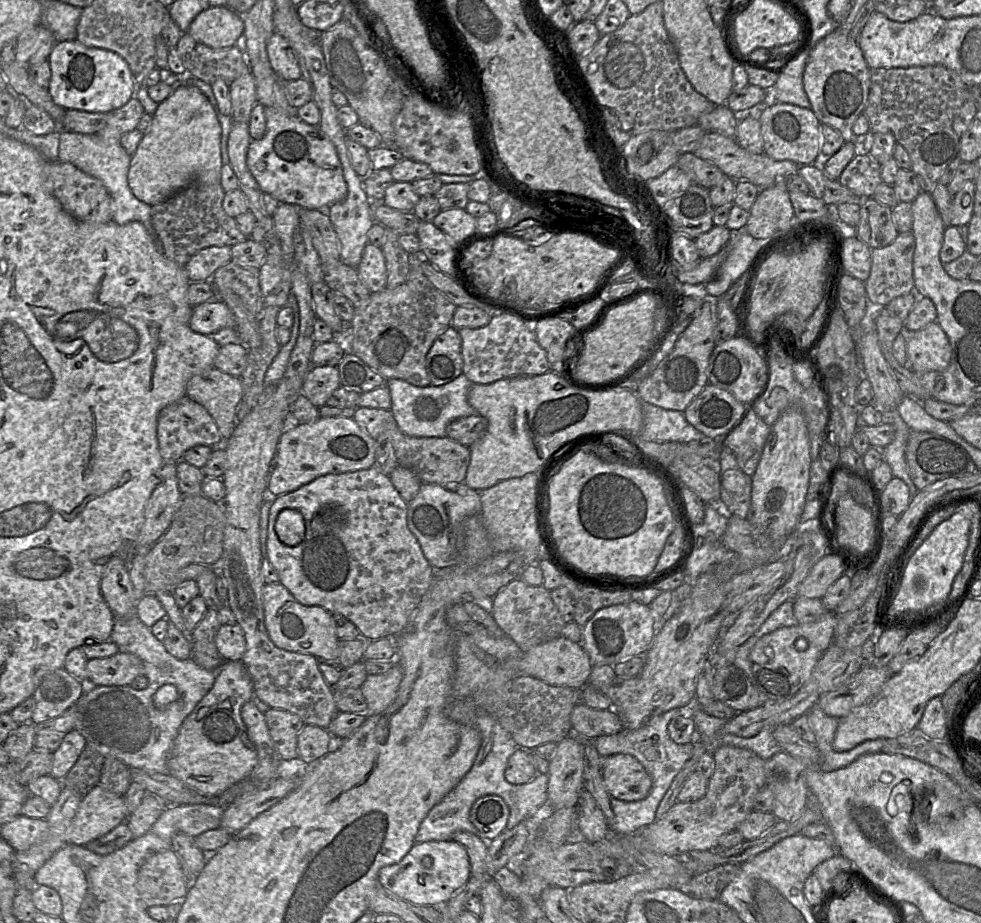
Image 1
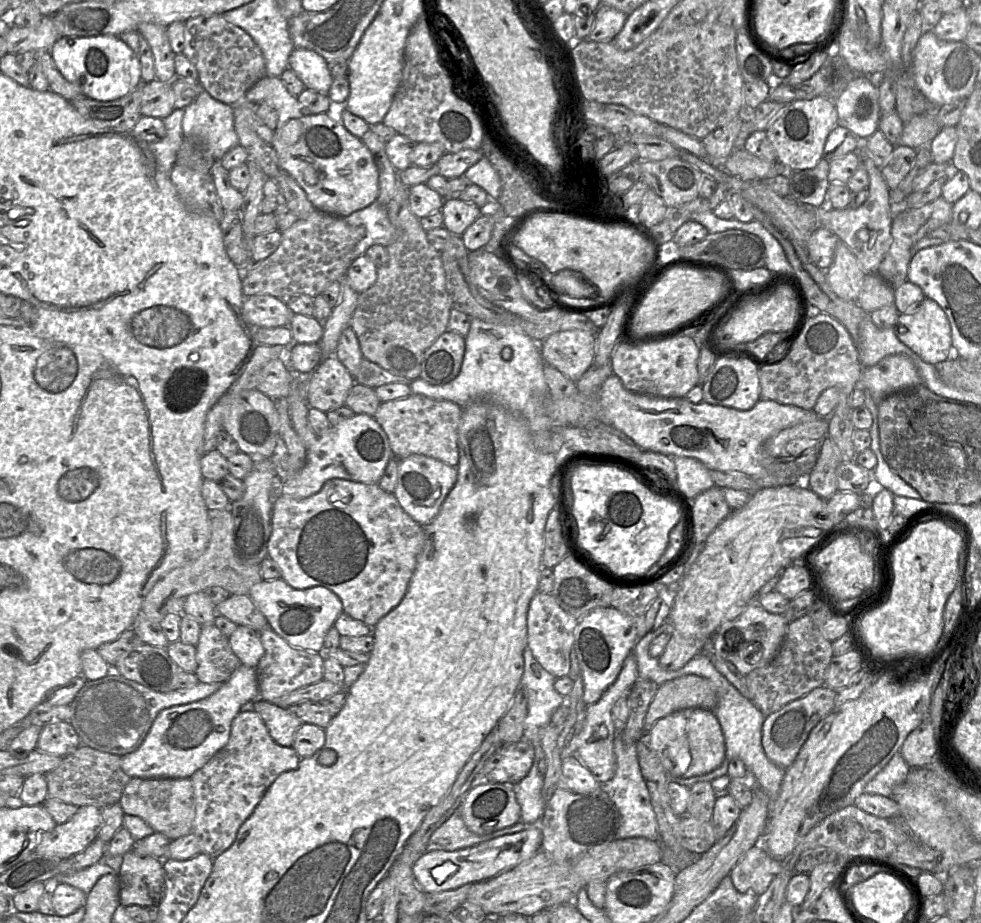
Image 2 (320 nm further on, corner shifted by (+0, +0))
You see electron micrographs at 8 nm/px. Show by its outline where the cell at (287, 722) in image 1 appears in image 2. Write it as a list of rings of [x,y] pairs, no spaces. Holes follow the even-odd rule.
[[[259,697],[254,700],[254,711],[263,720],[271,738],[278,745],[284,747],[293,745],[295,733],[302,721],[289,712],[287,708],[278,707],[276,704]]]

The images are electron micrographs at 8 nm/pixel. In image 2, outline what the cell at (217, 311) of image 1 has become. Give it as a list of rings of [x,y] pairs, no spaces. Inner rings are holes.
[[[253,295],[244,299],[242,314],[250,326],[273,328],[289,327],[295,313],[288,308],[285,300],[271,295]]]

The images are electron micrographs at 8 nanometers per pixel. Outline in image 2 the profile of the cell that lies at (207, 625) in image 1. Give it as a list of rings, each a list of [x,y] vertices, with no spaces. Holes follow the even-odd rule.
[[[214,625],[201,628],[196,648],[195,675],[202,683],[224,683],[242,665],[228,638]]]

